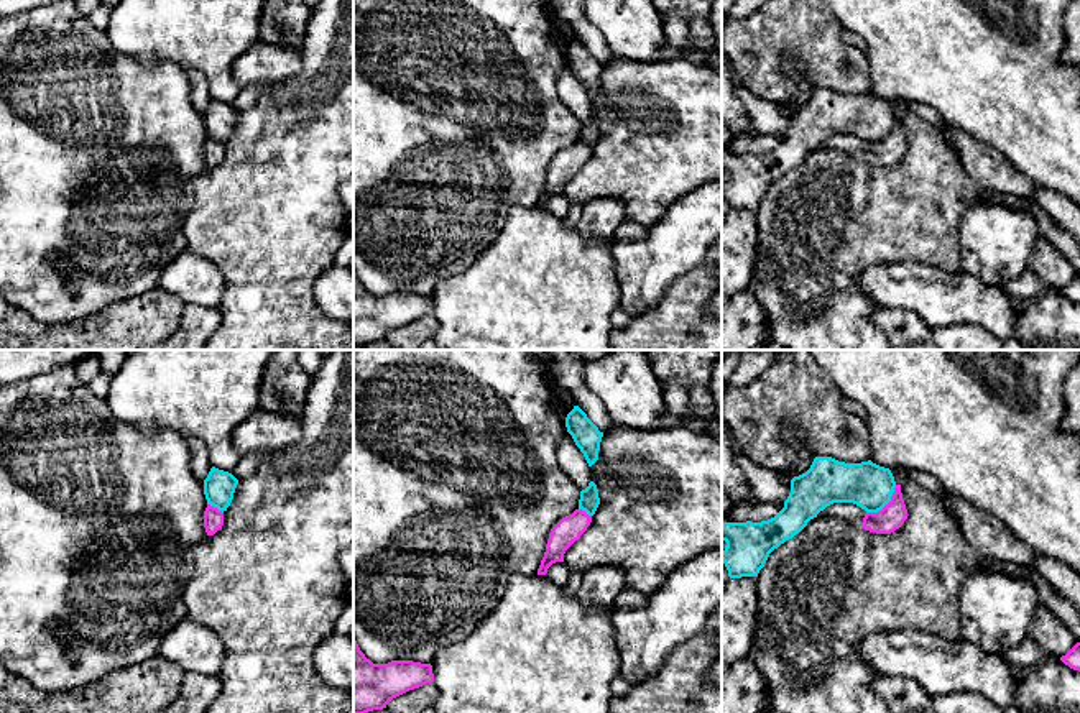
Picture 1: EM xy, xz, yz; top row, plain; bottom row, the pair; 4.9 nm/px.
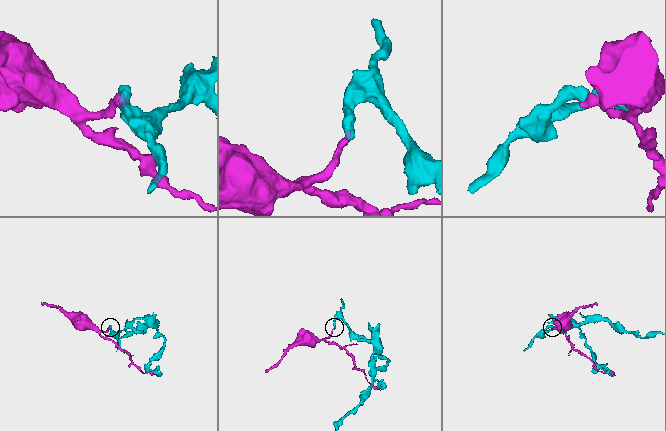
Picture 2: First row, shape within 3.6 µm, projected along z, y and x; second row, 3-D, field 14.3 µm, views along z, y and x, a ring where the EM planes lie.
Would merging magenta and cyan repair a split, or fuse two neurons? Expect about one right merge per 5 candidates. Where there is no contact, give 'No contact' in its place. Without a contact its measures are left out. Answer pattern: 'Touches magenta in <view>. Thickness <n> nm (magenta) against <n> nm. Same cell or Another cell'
Touches magenta in yz. Thickness 120 nm (magenta) against 220 nm. Another cell

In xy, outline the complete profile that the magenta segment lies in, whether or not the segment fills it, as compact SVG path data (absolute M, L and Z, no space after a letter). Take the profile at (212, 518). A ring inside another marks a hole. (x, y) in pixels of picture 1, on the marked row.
M207 504L204 511L204 527L207 536L214 536L224 526L224 513Z

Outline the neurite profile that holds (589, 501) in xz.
M590 481L588 486L580 491L579 509L585 511L588 516L593 516L598 504L600 498L597 485Z

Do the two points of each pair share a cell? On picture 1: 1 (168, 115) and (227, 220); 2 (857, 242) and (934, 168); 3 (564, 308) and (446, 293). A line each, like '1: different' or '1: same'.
1: different
2: same
3: same

